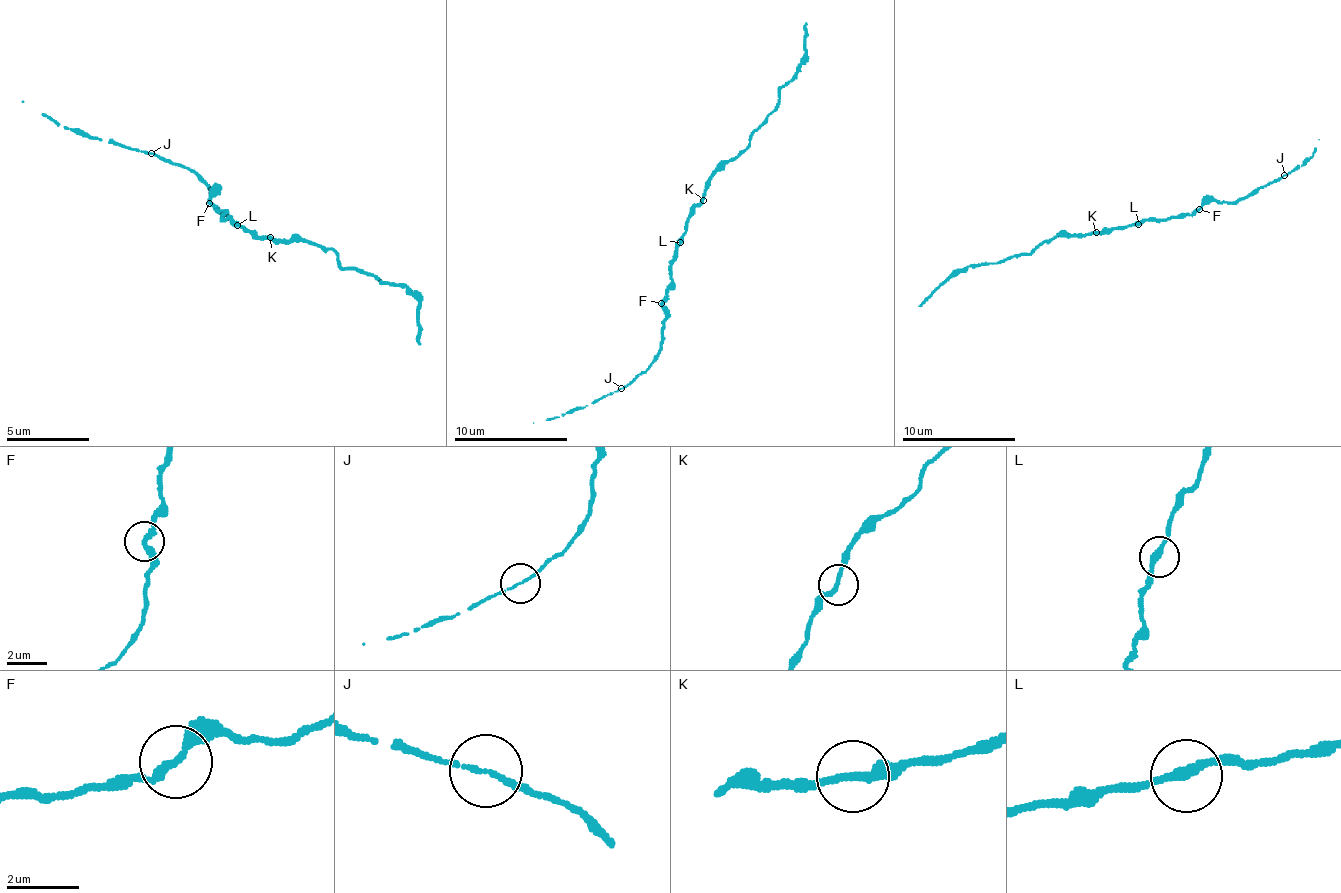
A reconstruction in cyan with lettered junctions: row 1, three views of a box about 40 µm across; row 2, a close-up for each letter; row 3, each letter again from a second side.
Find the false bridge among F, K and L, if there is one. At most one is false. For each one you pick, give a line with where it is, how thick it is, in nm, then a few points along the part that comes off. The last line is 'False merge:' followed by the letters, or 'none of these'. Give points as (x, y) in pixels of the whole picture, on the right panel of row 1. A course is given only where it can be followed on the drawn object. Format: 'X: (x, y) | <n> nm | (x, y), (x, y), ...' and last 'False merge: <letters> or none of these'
False merge: none of these

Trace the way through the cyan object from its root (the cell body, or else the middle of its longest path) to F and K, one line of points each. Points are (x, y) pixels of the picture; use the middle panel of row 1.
F: (678, 240), (678, 254), (672, 262), (672, 285), (661, 302)
K: (678, 240), (683, 234), (686, 217), (703, 200)

